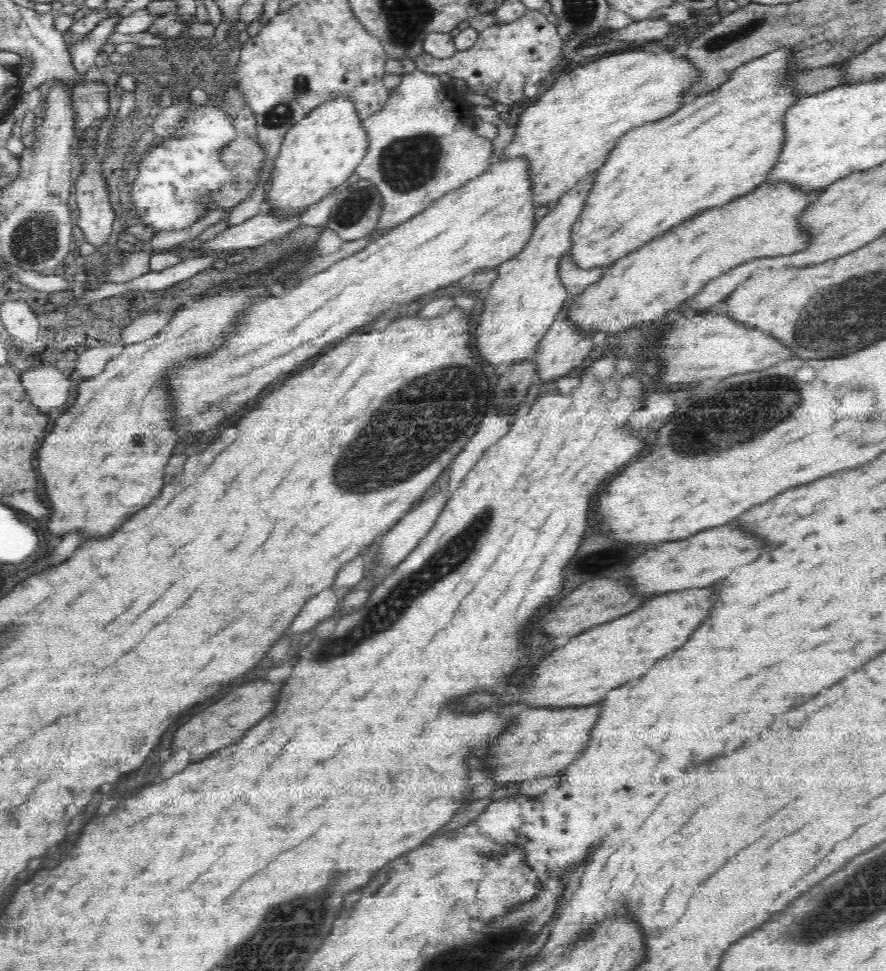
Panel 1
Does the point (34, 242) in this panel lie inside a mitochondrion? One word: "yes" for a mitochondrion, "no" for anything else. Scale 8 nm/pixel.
yes

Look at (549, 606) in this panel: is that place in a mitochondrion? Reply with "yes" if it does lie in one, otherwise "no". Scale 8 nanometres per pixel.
no

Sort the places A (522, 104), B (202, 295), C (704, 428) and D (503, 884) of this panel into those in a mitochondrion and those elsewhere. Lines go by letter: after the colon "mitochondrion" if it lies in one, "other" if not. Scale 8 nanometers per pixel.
A: other
B: other
C: mitochondrion
D: other

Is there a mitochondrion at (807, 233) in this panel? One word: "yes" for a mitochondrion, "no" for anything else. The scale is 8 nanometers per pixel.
no

